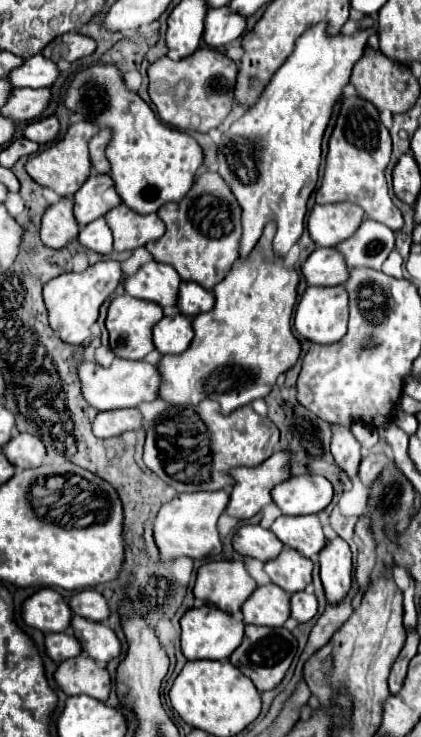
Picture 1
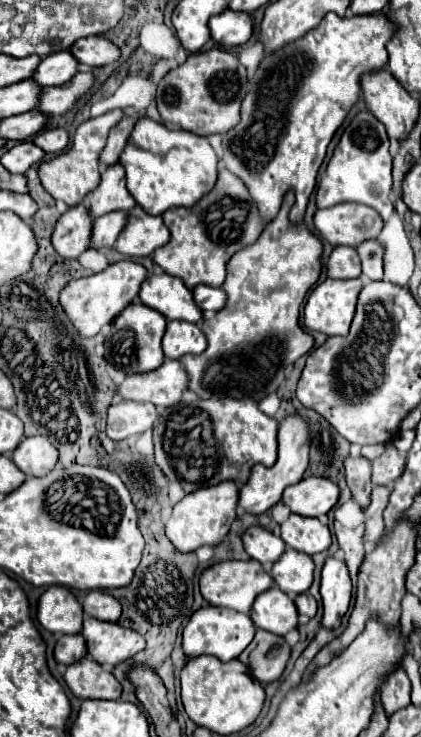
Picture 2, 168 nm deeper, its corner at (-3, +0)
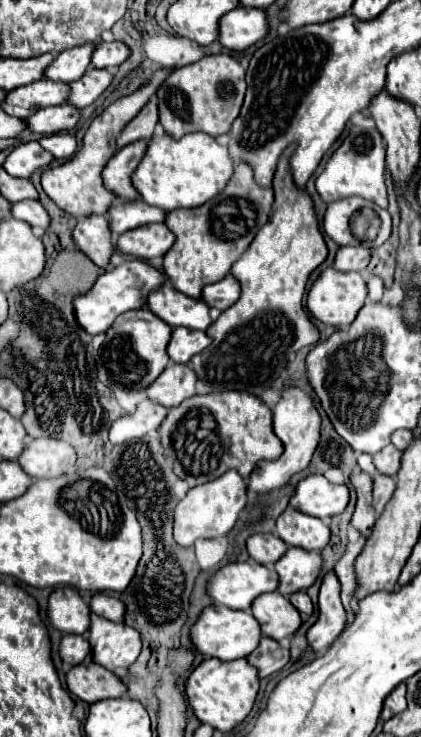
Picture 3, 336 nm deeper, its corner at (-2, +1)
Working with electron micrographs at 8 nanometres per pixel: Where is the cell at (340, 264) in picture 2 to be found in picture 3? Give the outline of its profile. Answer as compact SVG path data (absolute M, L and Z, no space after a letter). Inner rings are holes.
M345 246L345 248L339 248L333 266L337 270L363 272L367 268L369 260L371 260L371 248L367 248L367 246Z

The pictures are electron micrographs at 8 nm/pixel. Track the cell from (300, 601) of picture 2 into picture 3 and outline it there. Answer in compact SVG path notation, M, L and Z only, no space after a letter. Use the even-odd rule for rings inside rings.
M295 592L289 600L291 600L291 604L293 604L301 614L307 614L307 616L309 616L309 614L313 612L313 604L311 604L307 592Z

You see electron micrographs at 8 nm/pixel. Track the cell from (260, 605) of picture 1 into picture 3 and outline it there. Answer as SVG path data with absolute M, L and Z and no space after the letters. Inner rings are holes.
M279 592L261 594L253 602L253 616L259 622L261 632L277 642L293 636L295 630L301 626L299 612Z

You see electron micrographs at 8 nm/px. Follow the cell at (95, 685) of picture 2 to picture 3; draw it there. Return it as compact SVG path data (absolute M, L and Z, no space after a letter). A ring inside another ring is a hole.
M95 662L73 666L67 674L67 688L87 704L105 698L121 698L125 692L123 682Z

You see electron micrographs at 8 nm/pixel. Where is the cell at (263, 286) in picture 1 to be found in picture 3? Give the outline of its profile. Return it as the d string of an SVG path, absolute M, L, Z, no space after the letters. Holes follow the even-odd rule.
M289 144L283 156L279 158L277 172L273 176L275 204L269 222L257 232L251 246L231 268L231 274L241 282L241 298L231 308L227 308L219 316L219 320L215 320L209 326L207 336L213 340L211 346L191 360L191 368L197 372L199 380L209 384L213 390L217 390L217 372L219 372L219 390L243 390L253 396L261 396L263 390L271 388L273 380L279 378L281 370L287 366L287 362L295 356L297 350L319 340L317 328L313 326L303 308L303 294L309 274L327 258L327 246L319 232L317 212L309 192L297 188L297 184L293 182L293 174L289 168L289 158L293 150L295 144Z

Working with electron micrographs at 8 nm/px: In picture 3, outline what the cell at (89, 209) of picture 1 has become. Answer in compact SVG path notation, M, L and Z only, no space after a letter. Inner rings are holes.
M141 140L141 142L133 142L129 146L121 148L105 166L105 170L103 170L105 186L111 192L115 192L119 198L125 198L125 200L139 198L139 192L131 182L131 174L139 166L139 162L147 150L147 144L149 144L149 140Z

